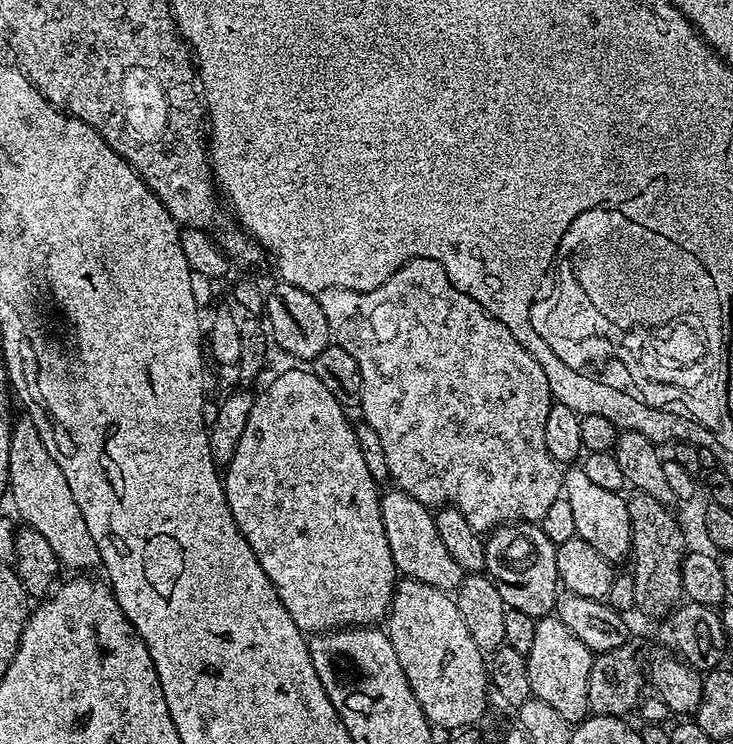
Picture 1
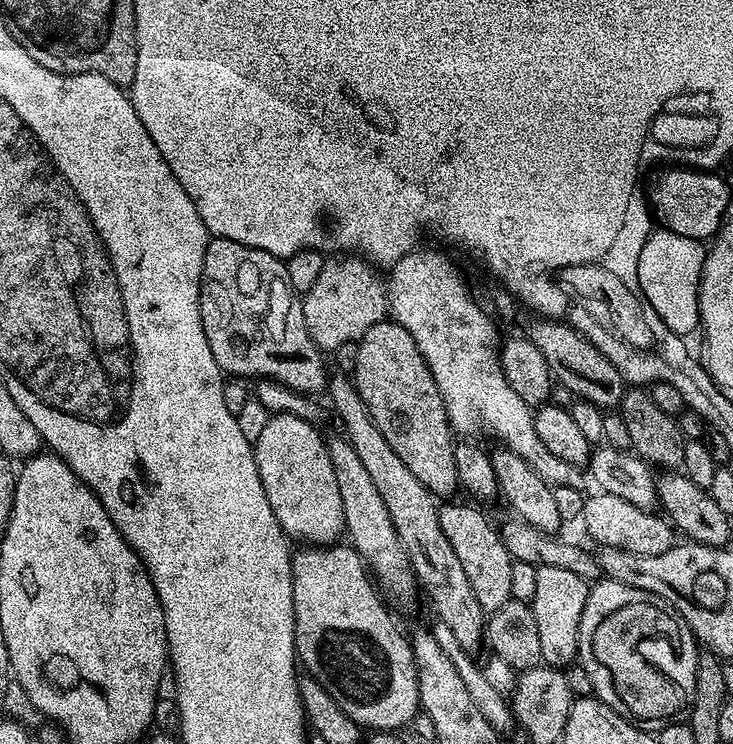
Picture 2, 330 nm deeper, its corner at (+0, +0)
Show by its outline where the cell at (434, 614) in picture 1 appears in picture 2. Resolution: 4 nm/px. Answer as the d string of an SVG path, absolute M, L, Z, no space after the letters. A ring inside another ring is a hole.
M340 434L332 437L329 435L326 443L330 466L334 466L334 478L338 481L338 494L342 494L344 526L351 547L363 558L375 583L393 605L414 603L416 592L418 596L418 581L412 572L406 550L394 530L394 522L390 522L390 510L386 510L382 494L378 494L366 466L362 466L358 454L354 454L354 446L350 446L348 439Z

